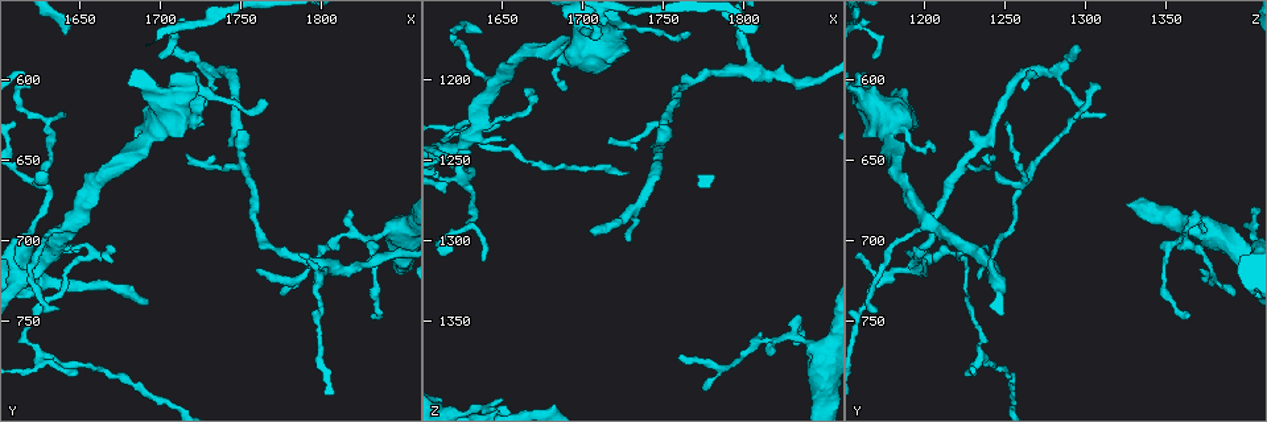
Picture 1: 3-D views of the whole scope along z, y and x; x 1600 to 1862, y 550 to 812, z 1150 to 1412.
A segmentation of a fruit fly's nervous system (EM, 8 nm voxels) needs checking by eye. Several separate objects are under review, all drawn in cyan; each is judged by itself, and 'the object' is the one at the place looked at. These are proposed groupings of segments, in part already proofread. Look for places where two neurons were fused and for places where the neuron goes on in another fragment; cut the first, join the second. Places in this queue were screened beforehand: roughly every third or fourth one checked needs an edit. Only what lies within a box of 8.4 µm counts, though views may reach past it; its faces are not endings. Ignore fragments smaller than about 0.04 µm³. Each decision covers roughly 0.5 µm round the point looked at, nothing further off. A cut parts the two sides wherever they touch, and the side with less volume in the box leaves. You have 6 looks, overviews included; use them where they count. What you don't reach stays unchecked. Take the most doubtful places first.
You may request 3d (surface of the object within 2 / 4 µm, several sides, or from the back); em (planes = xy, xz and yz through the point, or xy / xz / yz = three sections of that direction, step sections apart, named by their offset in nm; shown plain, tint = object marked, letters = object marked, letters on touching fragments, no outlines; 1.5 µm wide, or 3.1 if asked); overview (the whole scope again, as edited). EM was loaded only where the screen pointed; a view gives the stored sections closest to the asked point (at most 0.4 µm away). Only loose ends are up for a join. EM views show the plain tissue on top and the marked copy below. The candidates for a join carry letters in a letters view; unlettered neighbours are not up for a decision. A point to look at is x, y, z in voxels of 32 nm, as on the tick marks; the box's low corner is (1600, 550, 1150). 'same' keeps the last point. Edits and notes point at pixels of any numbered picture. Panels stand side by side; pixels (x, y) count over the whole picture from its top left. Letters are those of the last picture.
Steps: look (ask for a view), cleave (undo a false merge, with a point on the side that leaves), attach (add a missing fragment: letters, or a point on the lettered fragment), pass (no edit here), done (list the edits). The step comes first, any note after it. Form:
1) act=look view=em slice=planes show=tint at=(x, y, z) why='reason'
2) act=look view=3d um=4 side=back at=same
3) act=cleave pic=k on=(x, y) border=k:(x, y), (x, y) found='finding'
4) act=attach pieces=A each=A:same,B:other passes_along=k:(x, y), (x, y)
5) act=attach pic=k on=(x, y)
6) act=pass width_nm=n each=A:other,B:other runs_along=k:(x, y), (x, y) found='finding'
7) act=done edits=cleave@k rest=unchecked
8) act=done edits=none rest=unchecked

act=look view=em um=3.1 slice=planes show=tint at=(1626, 770, 1234) why='abrupt turn'

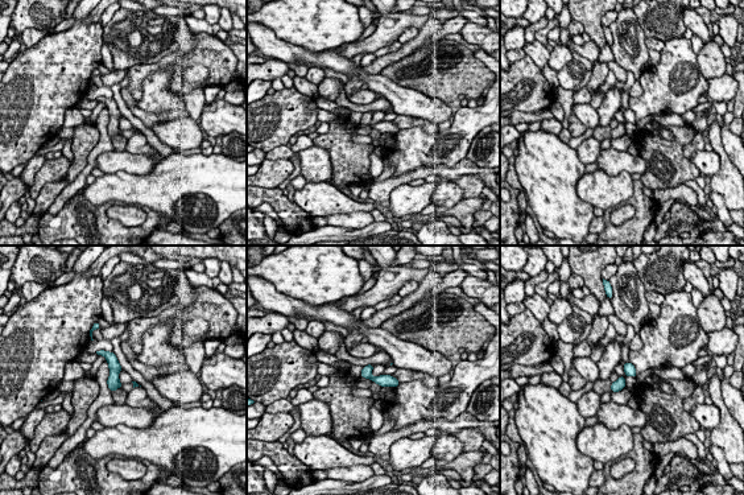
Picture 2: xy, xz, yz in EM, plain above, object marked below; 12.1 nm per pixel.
act=look view=em um=3.1 slice=planes show=letters at=same why='see the neighbours'

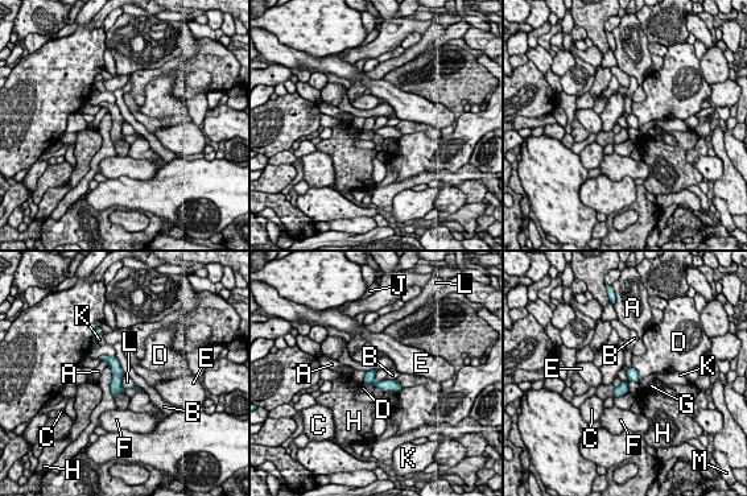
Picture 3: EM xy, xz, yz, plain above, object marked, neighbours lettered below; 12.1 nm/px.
act=pass width_nm=130 each=A:other,B:other,C:other,D:other,E:other,F:other,G:other,H:other,J:other,K:other,L:other,M:other border=3:(115, 356), (126, 373) found='all the same neuron'

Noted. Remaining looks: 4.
act=look view=3d um=2 at=(1846, 692, 1366) why='small branch off a trunk'

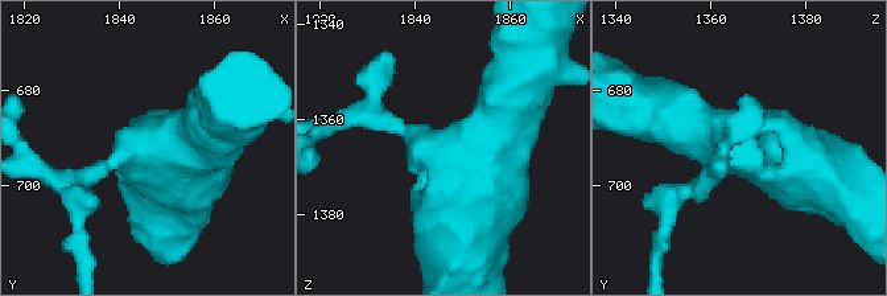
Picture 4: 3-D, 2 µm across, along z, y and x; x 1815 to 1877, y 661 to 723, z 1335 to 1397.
act=look view=em slice=planes show=letters at=(1845, 692, 1366) arms=3

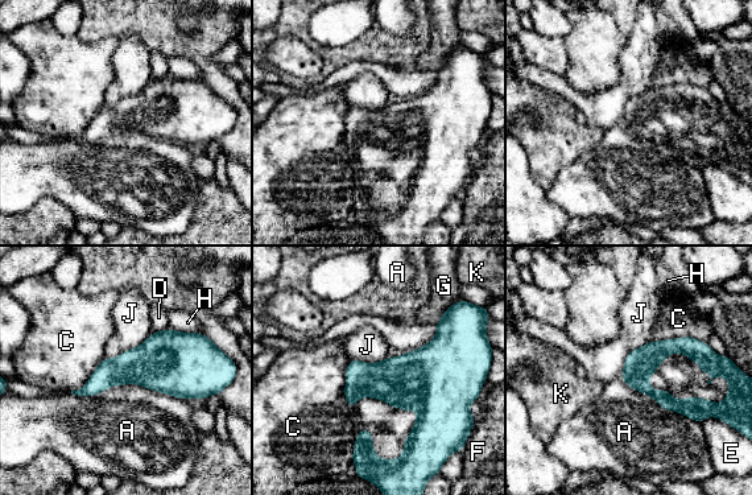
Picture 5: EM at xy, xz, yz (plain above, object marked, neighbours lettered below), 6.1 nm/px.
act=pass longest_contact=A:700nm each=A:other,C:other,D:other,E:other,F:other,G:other,H:other,J:other,K:other border=5:(70, 392), (141, 384), (186, 400) found='continuous, no second neuron'

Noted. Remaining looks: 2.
act=done edits=none rest=unchecked

